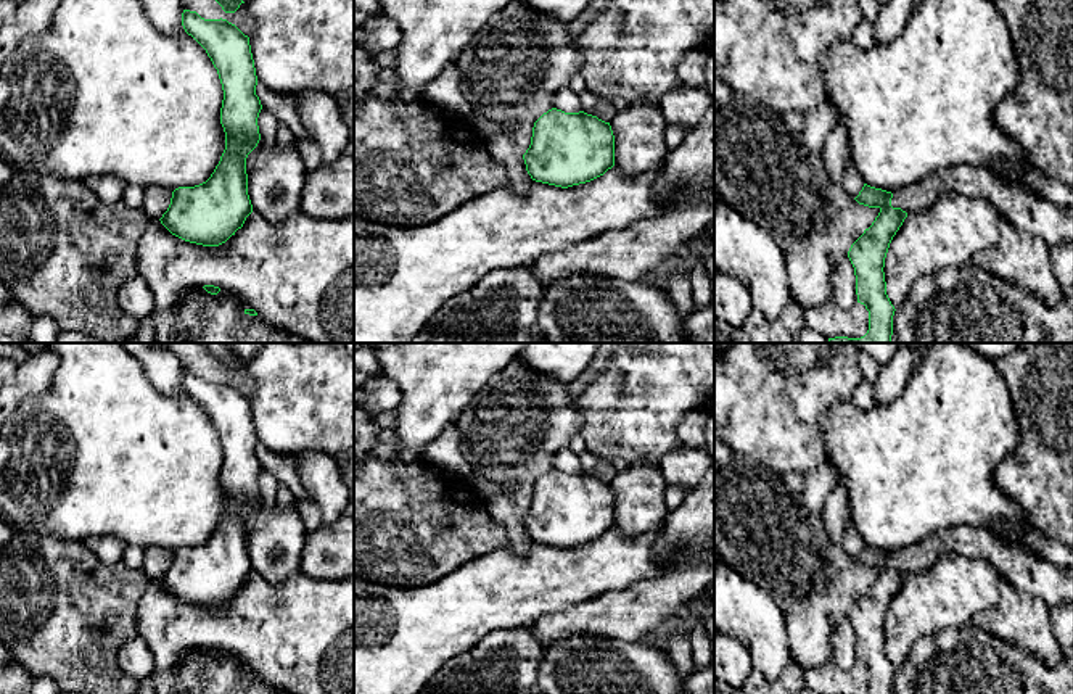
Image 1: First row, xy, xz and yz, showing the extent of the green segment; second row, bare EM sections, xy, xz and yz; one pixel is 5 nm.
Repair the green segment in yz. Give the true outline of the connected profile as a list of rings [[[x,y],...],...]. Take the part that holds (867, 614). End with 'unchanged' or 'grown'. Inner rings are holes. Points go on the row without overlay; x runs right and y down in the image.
[[[864,544],[854,559],[859,565],[878,568],[869,589],[851,605],[848,618],[854,628],[857,663],[869,671],[867,694],[893,694],[894,667],[886,655],[885,618],[890,604],[907,573],[891,567],[893,554]]]; unchanged

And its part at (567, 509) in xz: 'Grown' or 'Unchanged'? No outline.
Unchanged

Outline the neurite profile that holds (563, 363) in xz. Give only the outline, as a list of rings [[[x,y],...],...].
[[[528,343],[515,357],[552,382],[571,383],[595,356],[598,343]]]

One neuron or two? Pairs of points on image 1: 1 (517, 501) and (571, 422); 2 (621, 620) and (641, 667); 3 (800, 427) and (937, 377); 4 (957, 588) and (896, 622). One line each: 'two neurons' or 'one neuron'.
1: one neuron
2: two neurons
3: two neurons
4: one neuron

